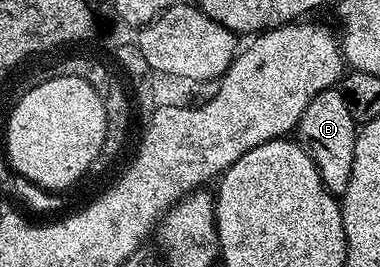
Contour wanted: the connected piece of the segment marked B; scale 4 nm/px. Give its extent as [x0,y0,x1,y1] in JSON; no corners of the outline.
[294,89,358,197]

